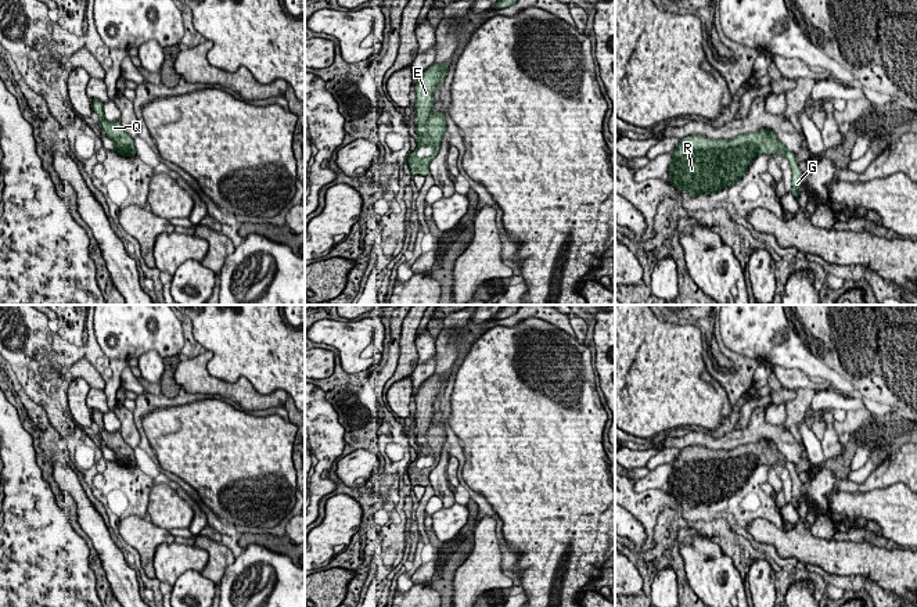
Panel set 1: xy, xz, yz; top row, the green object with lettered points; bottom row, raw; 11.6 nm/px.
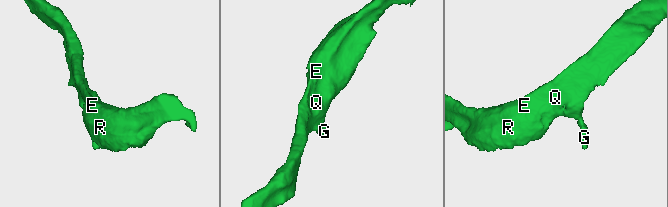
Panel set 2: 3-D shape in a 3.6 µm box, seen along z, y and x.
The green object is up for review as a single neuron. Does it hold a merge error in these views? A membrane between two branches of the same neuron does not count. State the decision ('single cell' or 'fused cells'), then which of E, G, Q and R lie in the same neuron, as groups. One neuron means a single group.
single cell; groups E G Q R

